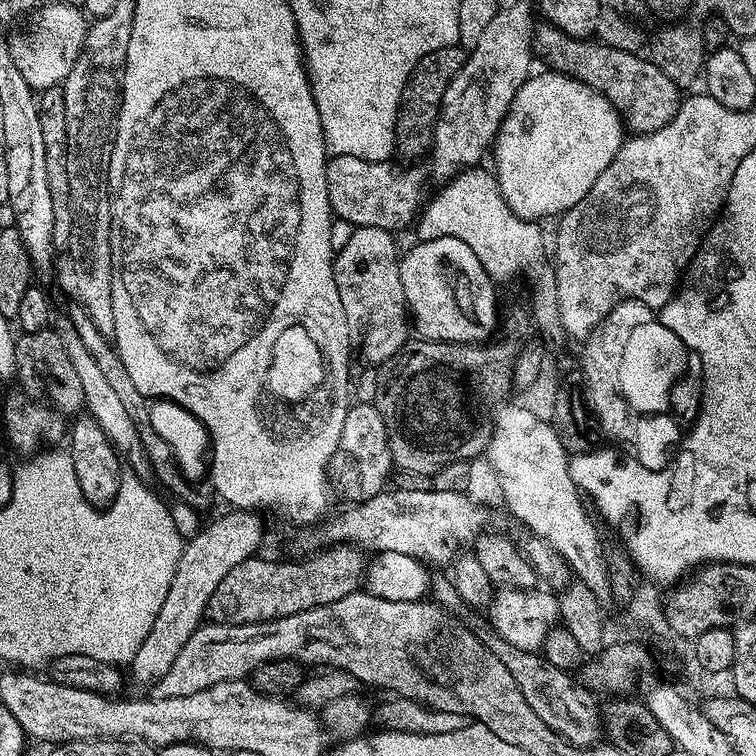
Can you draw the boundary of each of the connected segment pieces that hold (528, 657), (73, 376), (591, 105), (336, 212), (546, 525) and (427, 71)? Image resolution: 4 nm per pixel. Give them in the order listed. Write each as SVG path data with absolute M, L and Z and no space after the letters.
M487 621L472 622L470 627L475 637L510 671L523 698L546 726L579 748L593 747L601 739L602 706L587 685L584 687L574 682L569 673L554 666L543 655L511 647Z
M47 327L37 332L17 335L14 358L16 359L18 380L24 383L21 384L23 391L29 394L45 392L48 395L47 403L65 418L75 417L84 408L82 381L74 371L74 364L70 362L70 354L66 350L59 331Z
M543 71L529 75L518 94L514 94L514 102L508 107L494 145L494 175L502 190L502 198L506 198L514 214L537 222L543 221L543 216L559 217L582 202L582 198L590 194L590 186L598 182L598 174L614 162L626 139L626 125L620 113L601 92L595 92L581 80L573 80L560 72Z
M332 156L326 166L326 190L330 198L332 214L336 220L345 220L356 228L378 226L382 230L396 234L416 216L420 203L424 200L424 183L430 176L420 166L404 166L399 172L388 162L370 162L362 158Z
M512 403L495 409L496 421L490 424L486 449L486 461L496 471L500 492L508 499L509 510L532 531L535 539L543 540L568 563L577 581L585 583L599 601L611 601L606 549L584 509L579 487L570 478L569 449L562 446L555 427L545 417L544 421L530 409Z
M459 46L434 50L428 59L419 65L418 71L404 87L400 99L400 109L396 115L396 146L395 155L401 156L404 162L416 162L419 156L427 157L432 151L432 139L436 129L436 119L440 113L440 103L444 97L446 86L462 70L465 49Z

